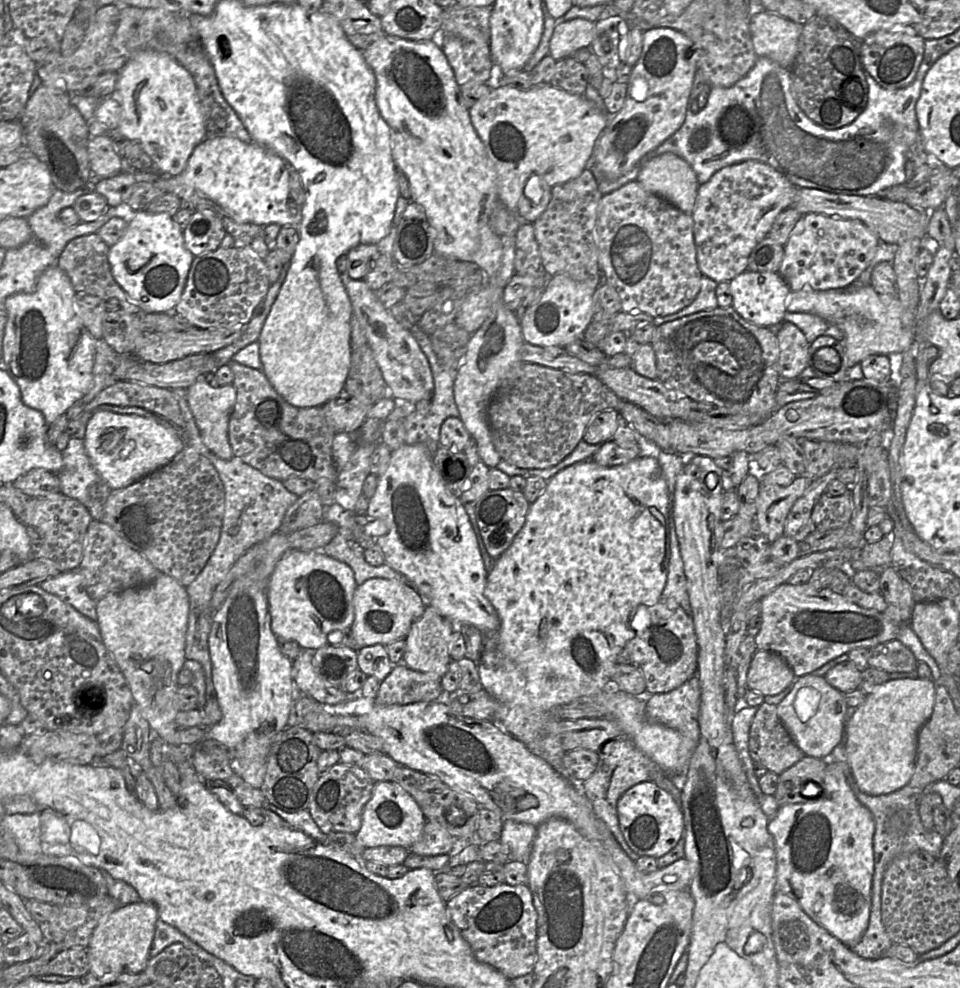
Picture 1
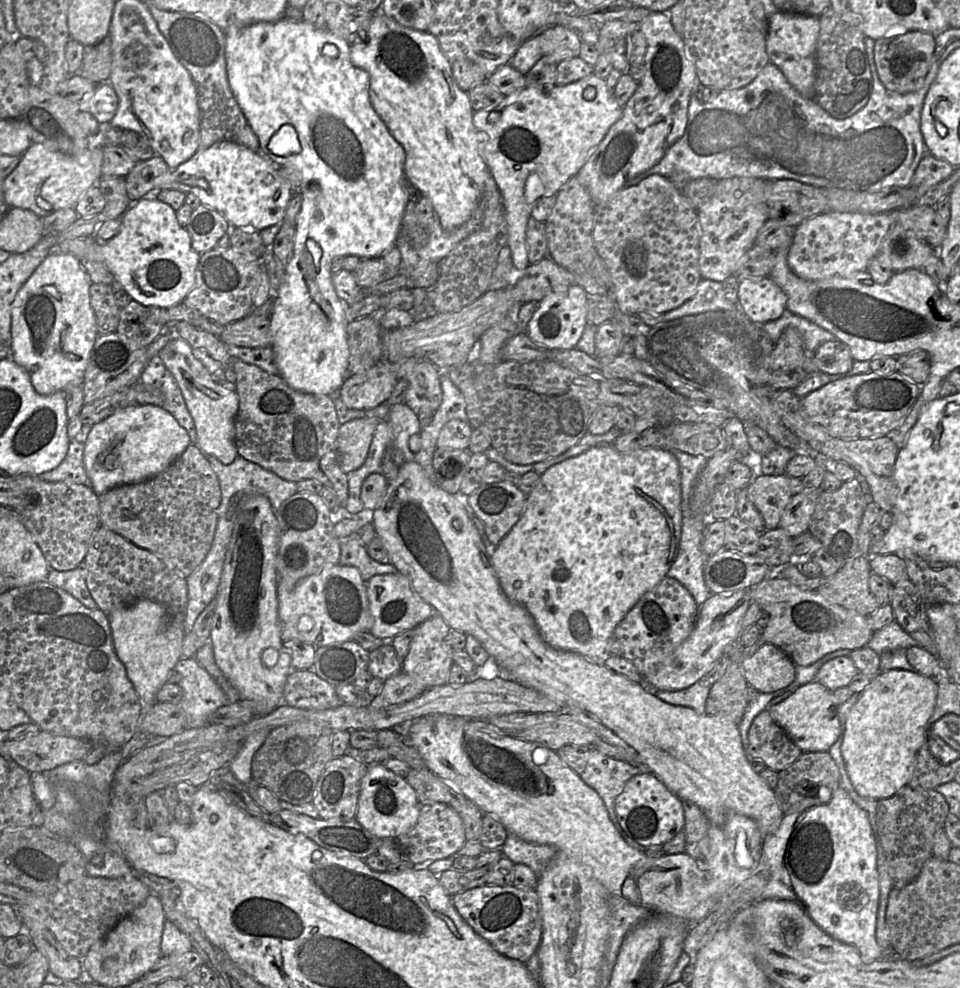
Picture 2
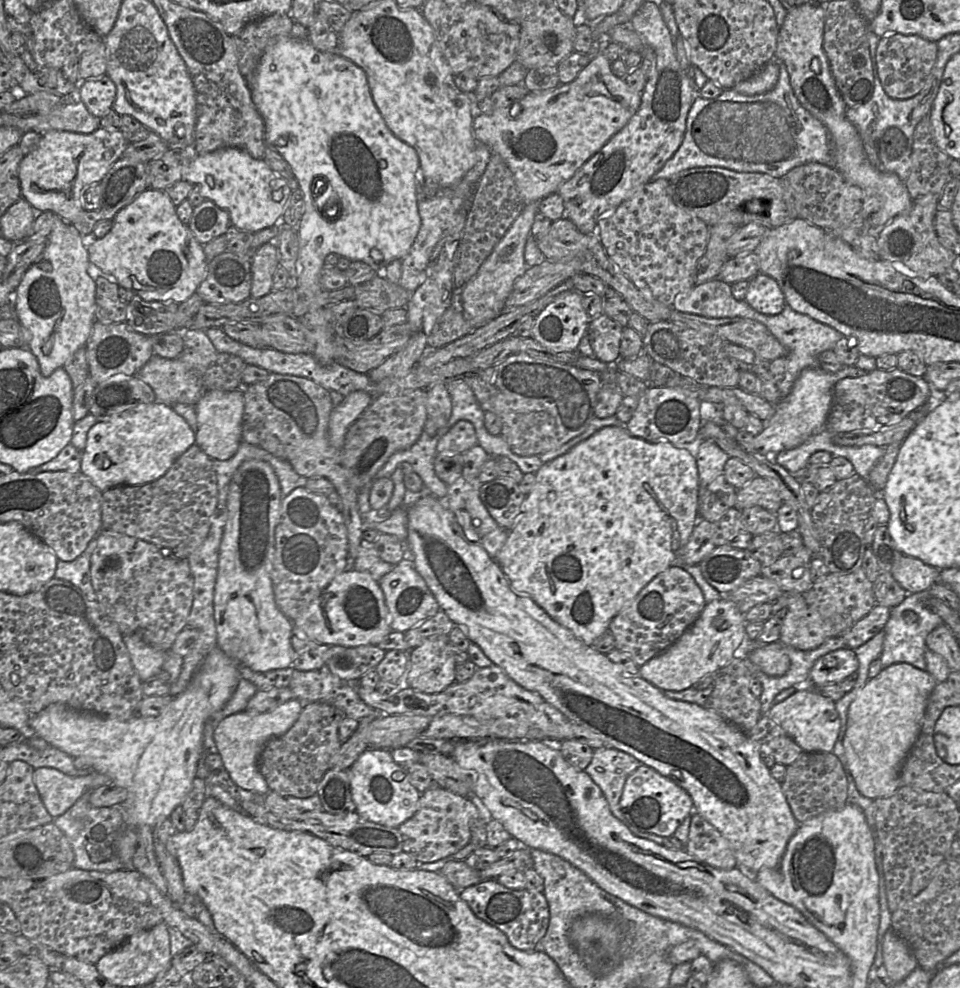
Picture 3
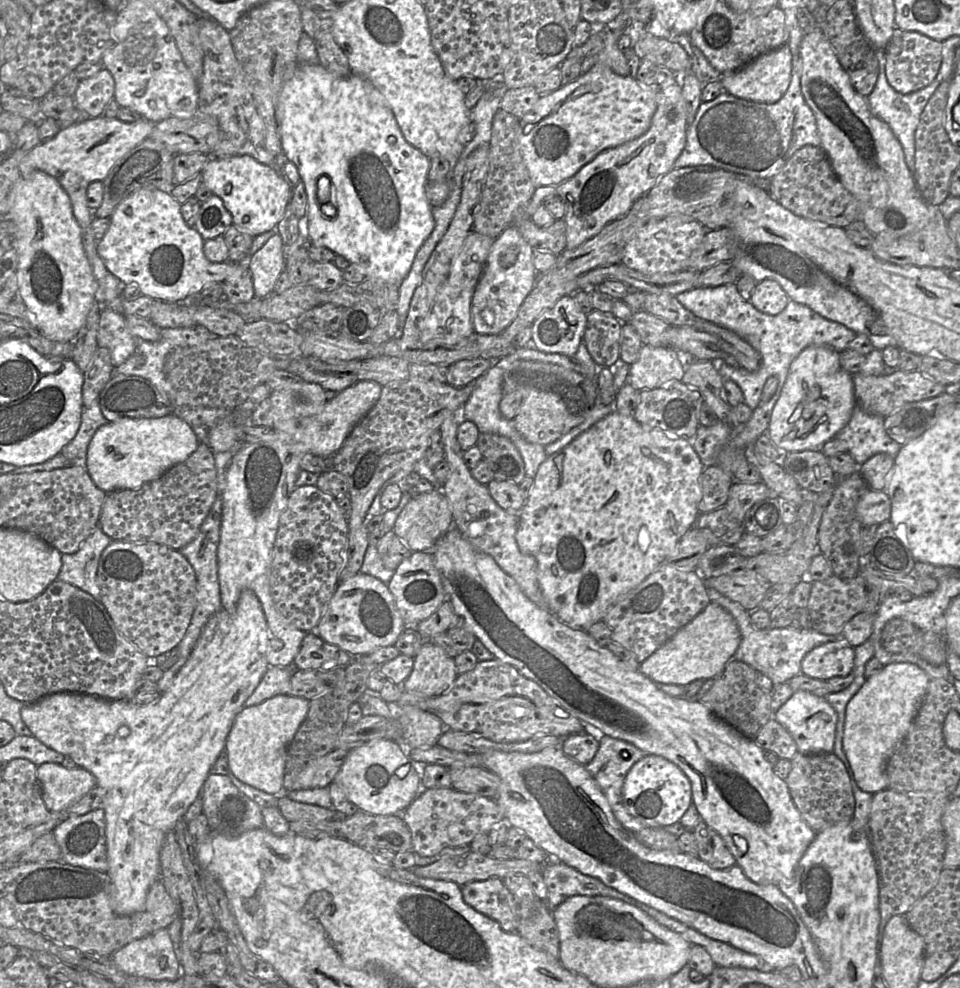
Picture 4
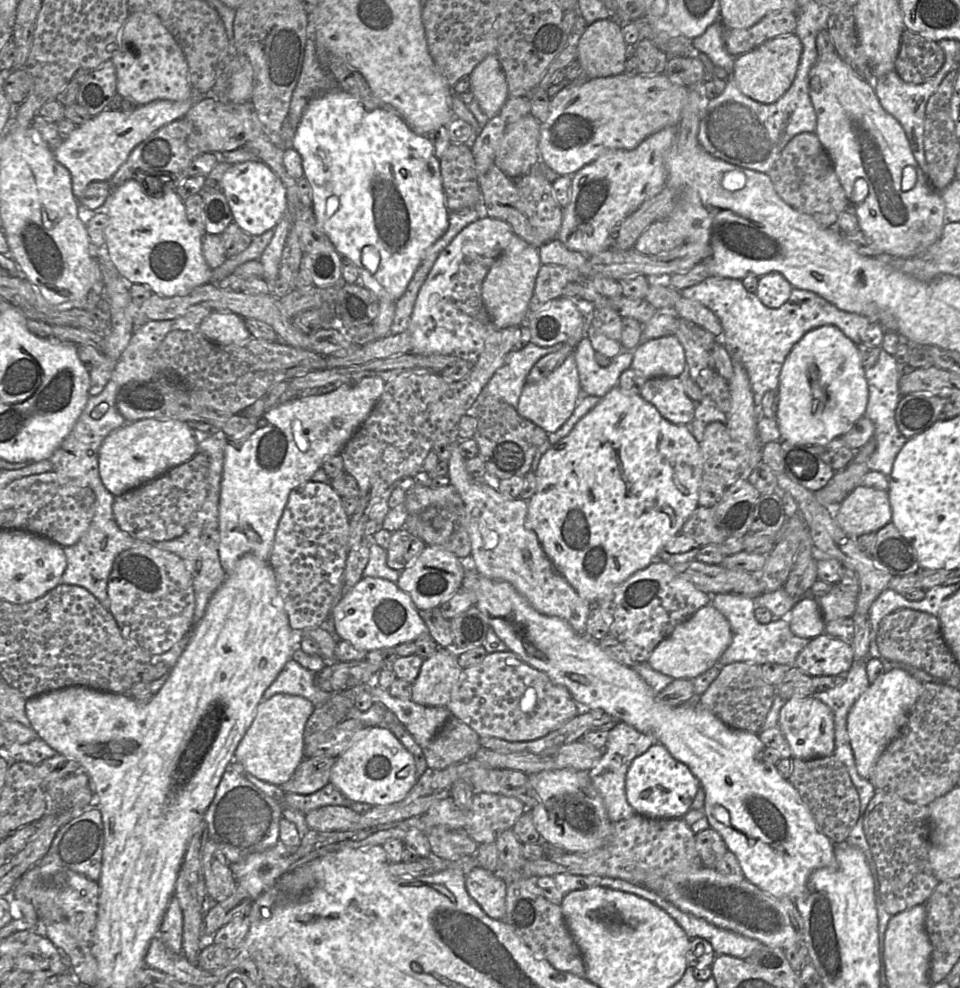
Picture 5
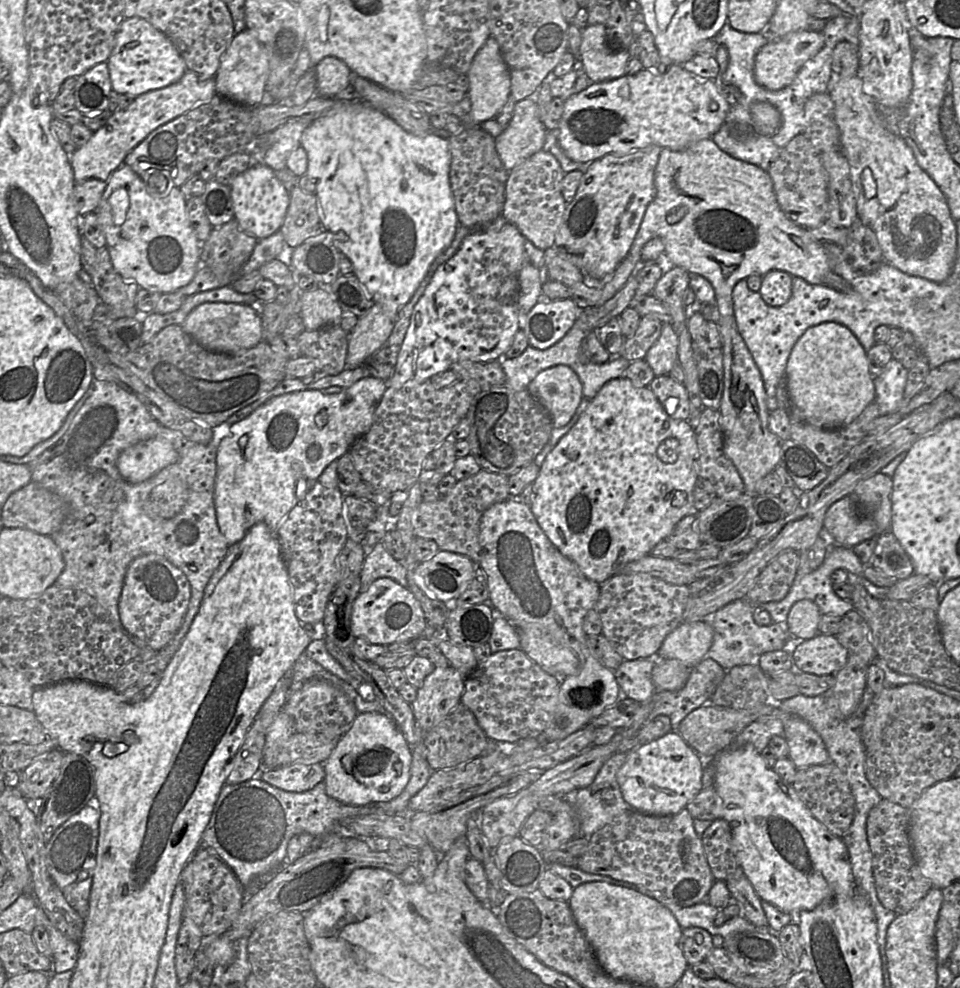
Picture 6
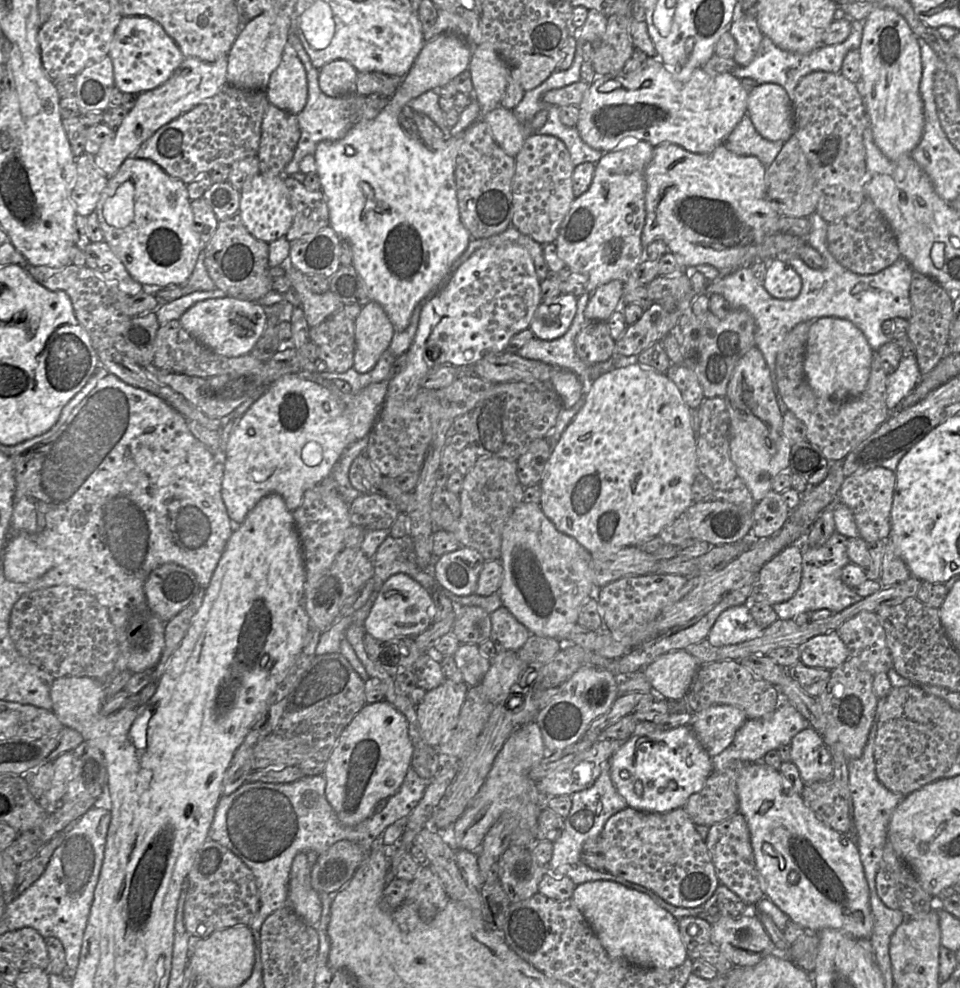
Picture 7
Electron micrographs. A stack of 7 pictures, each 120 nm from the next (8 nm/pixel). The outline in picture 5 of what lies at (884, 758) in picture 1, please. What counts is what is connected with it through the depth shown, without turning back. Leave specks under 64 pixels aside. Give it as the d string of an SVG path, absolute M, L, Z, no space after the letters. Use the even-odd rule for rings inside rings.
M892 669L879 676L856 700L847 716L847 732L858 774L869 779L879 756L894 740L922 693L923 684L903 669Z

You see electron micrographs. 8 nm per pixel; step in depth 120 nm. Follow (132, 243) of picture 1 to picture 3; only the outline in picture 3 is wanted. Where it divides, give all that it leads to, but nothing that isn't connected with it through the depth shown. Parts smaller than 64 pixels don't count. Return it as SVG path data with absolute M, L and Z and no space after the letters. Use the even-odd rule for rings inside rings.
M147 188L132 203L122 208L113 219L111 230L102 238L89 237L86 243L89 253L89 260L93 269L98 269L100 274L105 275L115 281L119 286L131 290L135 295L140 296L145 301L176 302L178 304L188 300L207 275L208 259L204 253L203 245L195 238L188 225L183 224L177 216L176 206L171 198L163 190Z

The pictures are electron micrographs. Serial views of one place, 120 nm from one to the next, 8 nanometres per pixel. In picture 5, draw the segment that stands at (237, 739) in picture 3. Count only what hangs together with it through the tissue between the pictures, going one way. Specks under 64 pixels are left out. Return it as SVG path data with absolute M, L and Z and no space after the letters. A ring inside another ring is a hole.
M276 694L263 700L235 750L234 759L254 777L274 785L284 784L305 758L304 729L314 708L309 700L300 696Z

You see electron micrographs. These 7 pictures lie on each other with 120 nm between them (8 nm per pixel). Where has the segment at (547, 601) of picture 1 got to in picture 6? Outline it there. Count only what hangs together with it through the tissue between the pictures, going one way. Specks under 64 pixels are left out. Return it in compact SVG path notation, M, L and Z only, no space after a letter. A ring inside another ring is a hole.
M621 376L602 386L576 424L548 453L533 482L534 496L530 508L541 529L559 551L575 562L588 579L601 584L619 573L627 563L651 554L651 550L668 537L680 519L695 512L693 490L697 477L697 443L692 422L672 418L665 412L649 386L635 387L628 378Z

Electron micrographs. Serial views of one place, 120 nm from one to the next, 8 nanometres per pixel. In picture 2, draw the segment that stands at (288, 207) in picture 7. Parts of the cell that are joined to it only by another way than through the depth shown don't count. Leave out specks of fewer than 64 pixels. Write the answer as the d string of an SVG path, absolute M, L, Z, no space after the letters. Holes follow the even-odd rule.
M219 141L208 148L200 148L189 160L171 173L156 180L156 191L175 189L194 194L202 204L217 210L232 227L261 231L275 224L282 224L287 206L293 196L290 184L279 173L276 162L268 156L252 151L233 141Z

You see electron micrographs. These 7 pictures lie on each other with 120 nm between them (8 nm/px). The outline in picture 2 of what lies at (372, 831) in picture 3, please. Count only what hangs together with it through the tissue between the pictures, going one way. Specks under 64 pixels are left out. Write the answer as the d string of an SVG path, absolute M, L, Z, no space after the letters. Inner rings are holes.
M279 810L277 812L269 813L267 821L289 833L303 834L317 845L327 850L363 860L370 855L377 854L378 848L383 842L383 839L380 839L370 833L367 829L360 825L355 818L349 821L343 821L340 819L324 820L319 817L312 818L310 816L297 814L288 810Z

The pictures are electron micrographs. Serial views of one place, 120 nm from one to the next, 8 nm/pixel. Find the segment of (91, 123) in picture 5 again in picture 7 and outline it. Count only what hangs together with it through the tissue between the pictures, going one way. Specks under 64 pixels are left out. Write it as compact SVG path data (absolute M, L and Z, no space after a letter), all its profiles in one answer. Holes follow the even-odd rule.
M228 56L215 62L185 57L173 75L161 86L138 95L135 106L128 111L112 138L106 140L94 155L96 165L108 176L113 176L131 156L160 127L216 95L227 83Z

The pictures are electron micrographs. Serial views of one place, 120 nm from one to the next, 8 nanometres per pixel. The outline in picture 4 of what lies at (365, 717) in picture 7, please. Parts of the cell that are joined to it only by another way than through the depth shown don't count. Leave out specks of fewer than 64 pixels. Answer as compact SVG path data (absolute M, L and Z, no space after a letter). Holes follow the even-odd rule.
M385 739L370 741L365 745L350 750L333 782L342 788L346 797L360 811L375 815L402 814L421 793L420 775L412 765L410 758L402 752L396 742Z

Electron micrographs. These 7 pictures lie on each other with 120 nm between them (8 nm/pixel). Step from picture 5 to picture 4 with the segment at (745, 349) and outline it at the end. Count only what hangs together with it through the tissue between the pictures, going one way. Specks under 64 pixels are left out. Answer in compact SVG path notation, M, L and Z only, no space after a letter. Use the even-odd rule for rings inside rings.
M735 283L719 286L697 286L676 295L677 300L696 317L723 326L748 342L761 357L758 370L750 372L744 368L733 367L725 362L718 363L723 380L731 379L740 387L744 403L752 410L749 421L733 432L728 445L746 447L767 431L773 408L780 397L782 388L793 360L808 346L826 346L838 352L846 350L856 333L841 323L828 320L803 304L789 300L786 307L777 315L768 315L757 310L749 300L738 292ZM774 376L778 385L767 402L761 402L761 394L767 379Z

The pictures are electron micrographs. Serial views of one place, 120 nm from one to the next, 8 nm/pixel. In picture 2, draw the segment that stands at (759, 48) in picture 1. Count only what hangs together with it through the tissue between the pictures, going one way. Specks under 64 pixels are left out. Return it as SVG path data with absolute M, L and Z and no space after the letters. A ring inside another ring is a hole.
M777 11L768 17L766 51L769 60L782 71L788 82L809 100L814 100L815 97L815 54L819 30L819 16Z

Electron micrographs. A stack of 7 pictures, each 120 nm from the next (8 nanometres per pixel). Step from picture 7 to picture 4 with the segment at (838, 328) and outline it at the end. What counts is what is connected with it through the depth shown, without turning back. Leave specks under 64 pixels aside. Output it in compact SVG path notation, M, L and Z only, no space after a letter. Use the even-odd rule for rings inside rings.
M808 346L790 365L766 433L783 453L819 450L845 427L856 405L852 374L841 367L839 352Z

